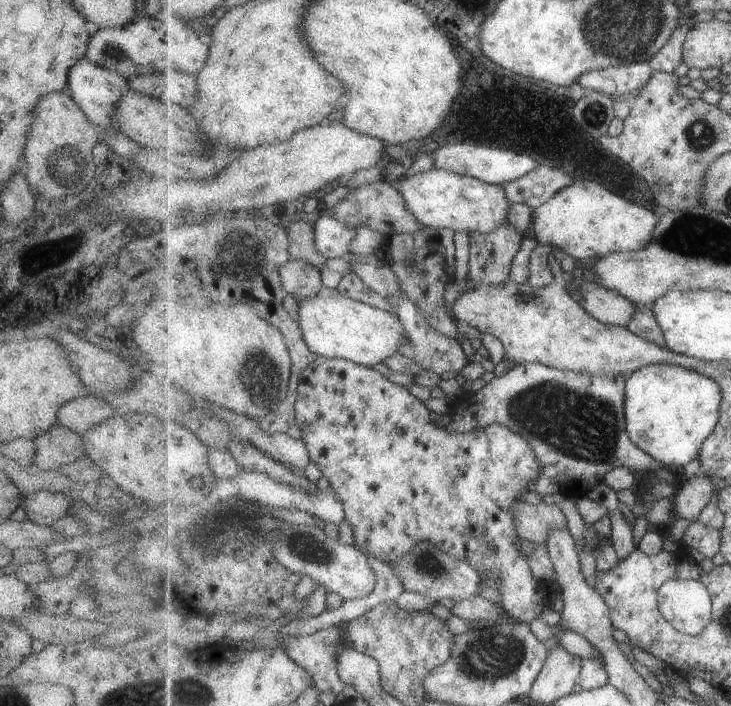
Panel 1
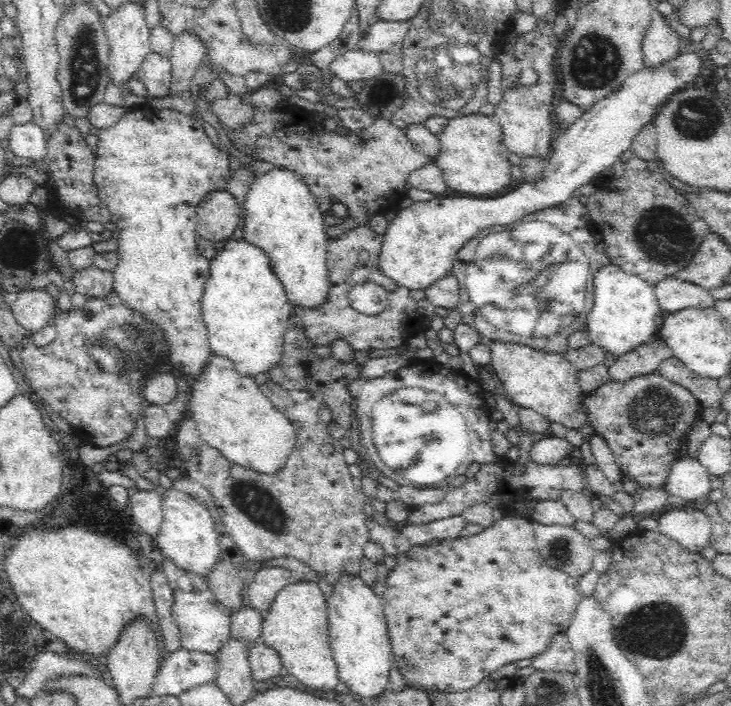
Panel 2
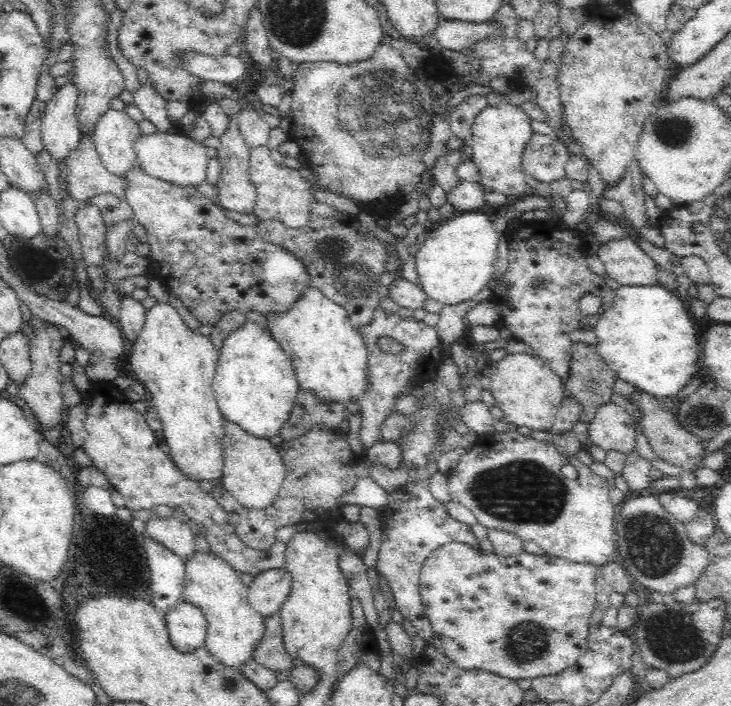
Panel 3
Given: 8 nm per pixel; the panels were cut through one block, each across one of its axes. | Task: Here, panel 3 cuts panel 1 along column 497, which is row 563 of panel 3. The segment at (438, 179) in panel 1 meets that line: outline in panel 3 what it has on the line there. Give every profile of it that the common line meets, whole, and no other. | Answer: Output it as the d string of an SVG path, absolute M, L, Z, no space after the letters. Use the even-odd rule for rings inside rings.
M212 550L198 552L184 560L185 583L183 600L200 607L205 614L208 626L205 647L218 658L224 666L240 666L252 657L254 644L264 634L263 616L258 614L247 601L247 586L242 583L240 574L228 562Z

